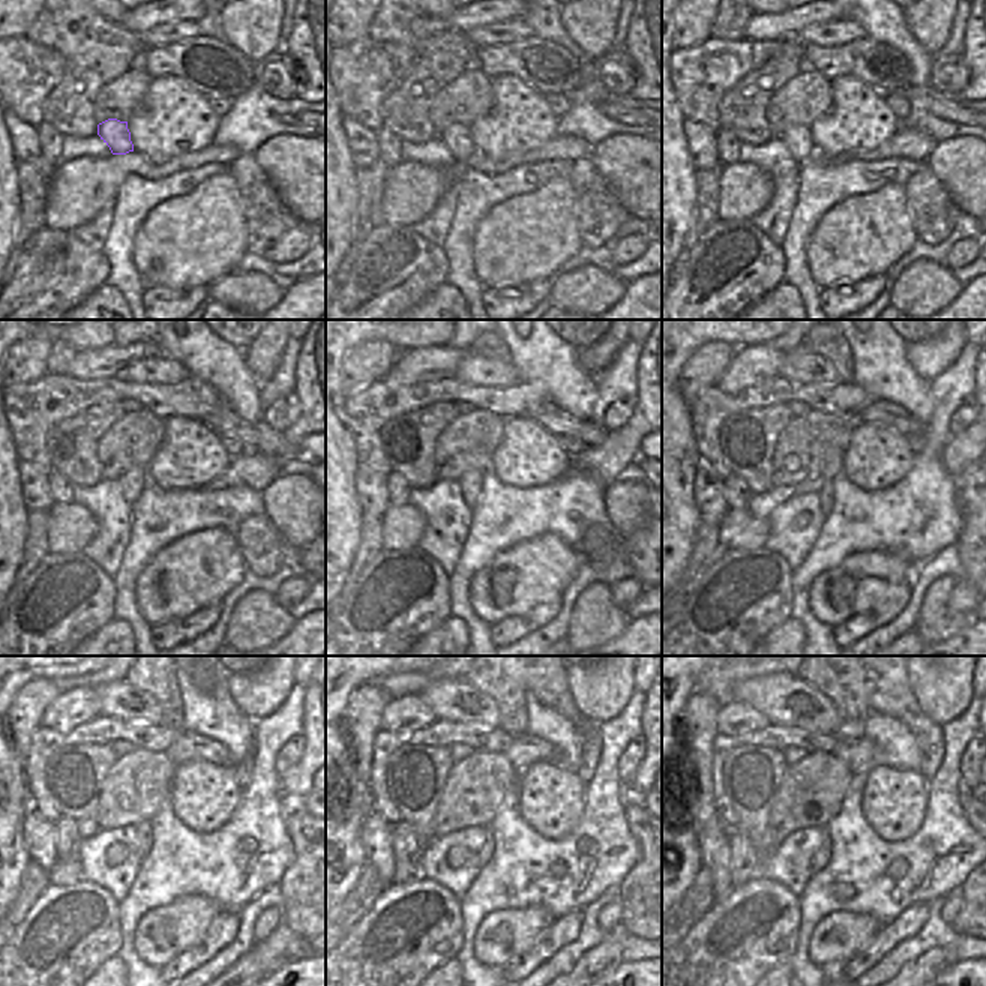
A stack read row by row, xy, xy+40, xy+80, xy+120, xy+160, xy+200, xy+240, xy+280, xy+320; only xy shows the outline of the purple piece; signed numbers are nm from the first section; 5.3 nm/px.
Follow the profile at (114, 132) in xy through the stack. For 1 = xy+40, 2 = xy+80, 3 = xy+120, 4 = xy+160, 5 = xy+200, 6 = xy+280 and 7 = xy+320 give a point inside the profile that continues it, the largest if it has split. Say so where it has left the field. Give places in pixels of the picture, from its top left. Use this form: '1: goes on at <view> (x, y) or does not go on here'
1: goes on at xy+40 (456, 137)
2: goes on at xy+80 (797, 138)
3: goes on at xy+120 (132, 482)
4: goes on at xy+160 (470, 483)
5: goes on at xy+200 (814, 485)
6: goes on at xy+280 (486, 850)
7: goes on at xy+320 (821, 857)

